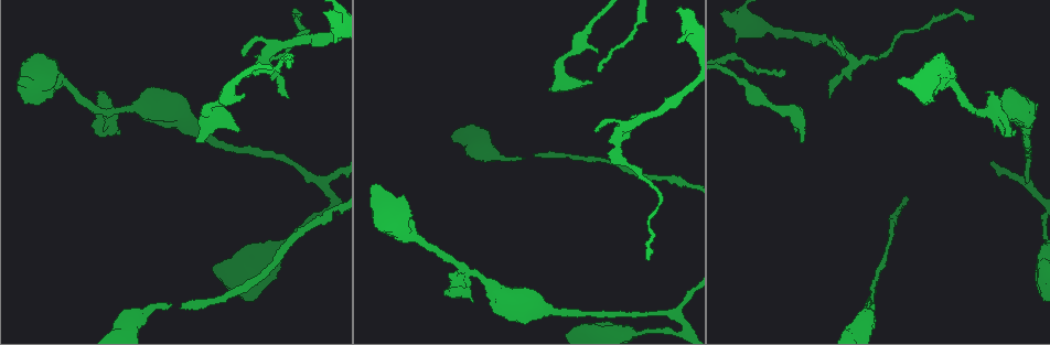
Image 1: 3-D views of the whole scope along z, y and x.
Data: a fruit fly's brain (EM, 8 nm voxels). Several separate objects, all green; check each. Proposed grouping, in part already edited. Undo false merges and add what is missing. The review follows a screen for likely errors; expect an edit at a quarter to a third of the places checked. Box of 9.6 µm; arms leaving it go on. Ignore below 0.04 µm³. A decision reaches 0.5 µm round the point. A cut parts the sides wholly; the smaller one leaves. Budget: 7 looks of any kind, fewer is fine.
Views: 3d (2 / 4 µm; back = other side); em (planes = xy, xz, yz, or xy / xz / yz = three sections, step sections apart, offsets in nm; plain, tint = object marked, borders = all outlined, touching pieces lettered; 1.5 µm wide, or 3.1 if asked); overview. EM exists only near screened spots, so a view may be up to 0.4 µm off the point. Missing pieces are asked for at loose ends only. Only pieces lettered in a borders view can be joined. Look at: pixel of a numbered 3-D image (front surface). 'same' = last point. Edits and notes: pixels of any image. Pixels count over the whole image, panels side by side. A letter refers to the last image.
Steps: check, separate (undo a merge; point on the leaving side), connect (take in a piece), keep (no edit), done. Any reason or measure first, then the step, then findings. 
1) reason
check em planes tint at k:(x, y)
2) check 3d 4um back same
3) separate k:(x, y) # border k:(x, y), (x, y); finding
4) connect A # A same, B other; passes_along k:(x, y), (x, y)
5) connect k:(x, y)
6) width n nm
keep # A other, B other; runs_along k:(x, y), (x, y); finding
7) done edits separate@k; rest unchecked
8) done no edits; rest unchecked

check em planes tint at 1:(616, 141)

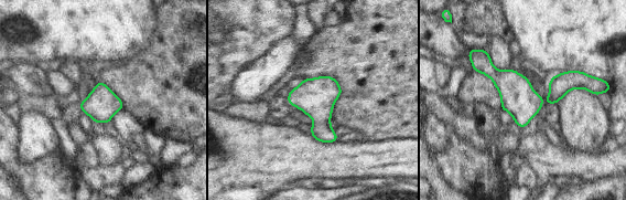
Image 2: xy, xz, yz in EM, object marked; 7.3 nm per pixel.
what lies round it
check em planes borders same

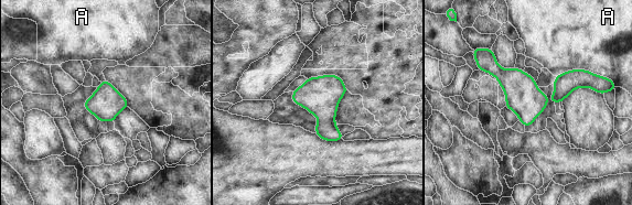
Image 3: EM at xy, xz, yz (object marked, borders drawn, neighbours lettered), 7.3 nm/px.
keep # A other; runs_along 3:(479, 58), (529, 99), (593, 84); all the same neuron

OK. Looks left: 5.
an open end
check 3d 2um at 1:(197, 142)

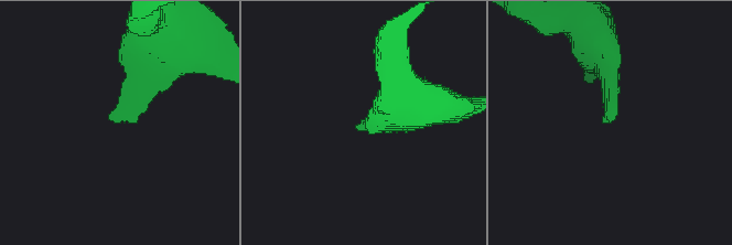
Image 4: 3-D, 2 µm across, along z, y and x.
now the EM
check em planes plain at 4:(360, 129)

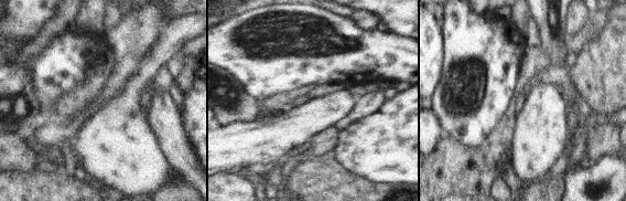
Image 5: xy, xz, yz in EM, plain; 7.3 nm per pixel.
check em planes borders same

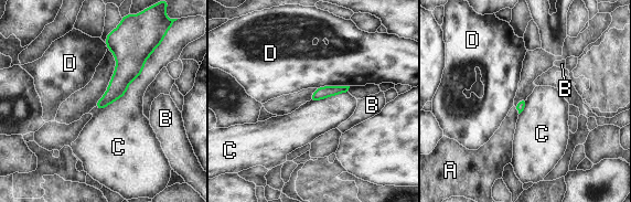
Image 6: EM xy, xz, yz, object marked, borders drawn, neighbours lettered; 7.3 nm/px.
longest_contact C 650 nm
keep # A other, B other, C other, D other; no lettered piece goes on from it

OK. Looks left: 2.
thick end
check em planes borders at 1:(897, 80)

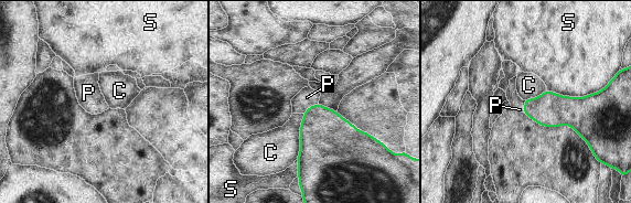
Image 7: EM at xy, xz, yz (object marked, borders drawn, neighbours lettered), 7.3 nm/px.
connect P # C other, P same, S other; passes_along 7:(325, 137), (311, 106), (307, 97); it goes on there

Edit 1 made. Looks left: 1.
done edits connect@7; rest unchecked

